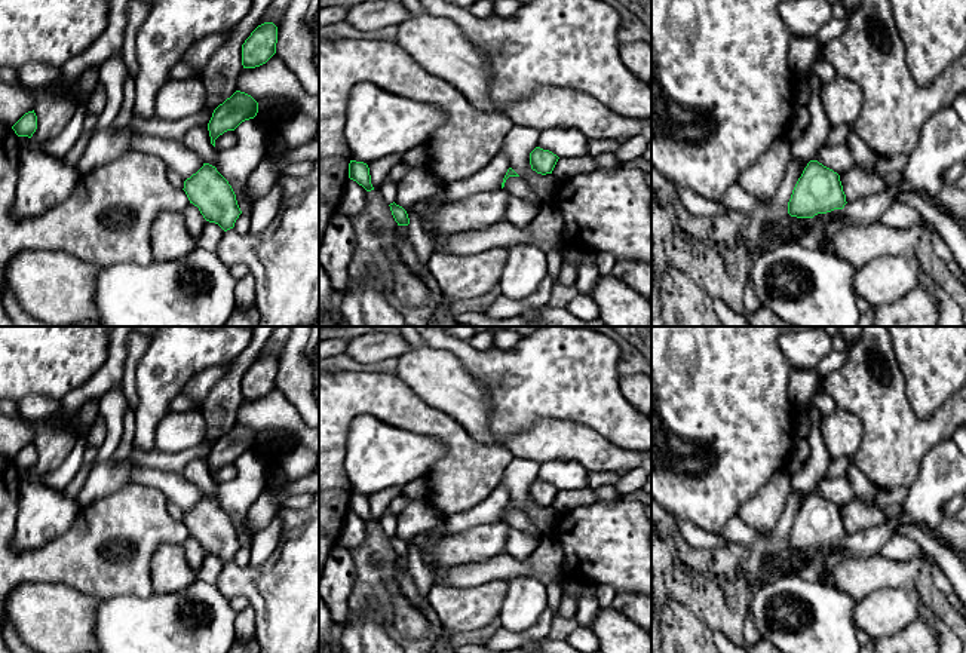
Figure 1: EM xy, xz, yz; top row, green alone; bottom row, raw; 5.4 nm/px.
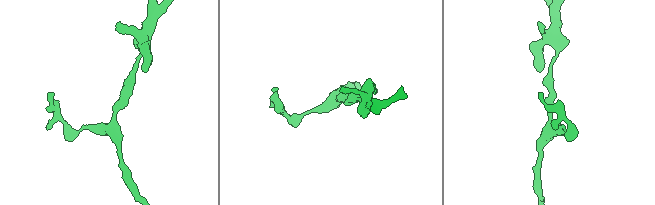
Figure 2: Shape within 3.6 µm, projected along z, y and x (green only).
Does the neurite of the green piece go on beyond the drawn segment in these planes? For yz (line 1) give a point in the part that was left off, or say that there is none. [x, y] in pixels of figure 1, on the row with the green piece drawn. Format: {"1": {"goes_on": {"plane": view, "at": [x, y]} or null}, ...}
{"1": {"goes_on": null}}

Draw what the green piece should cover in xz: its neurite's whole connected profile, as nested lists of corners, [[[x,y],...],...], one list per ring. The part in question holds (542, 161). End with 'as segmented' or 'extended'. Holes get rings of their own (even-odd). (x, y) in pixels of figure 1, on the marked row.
[[[536,147],[530,153],[531,169],[542,175],[552,174],[558,159],[559,157],[556,154],[553,154],[549,150],[543,150],[540,147]]]; as segmented

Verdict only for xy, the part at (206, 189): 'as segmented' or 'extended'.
as segmented

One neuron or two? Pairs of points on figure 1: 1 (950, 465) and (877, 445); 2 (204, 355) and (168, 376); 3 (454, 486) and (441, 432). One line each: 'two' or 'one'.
1: two
2: one
3: one

